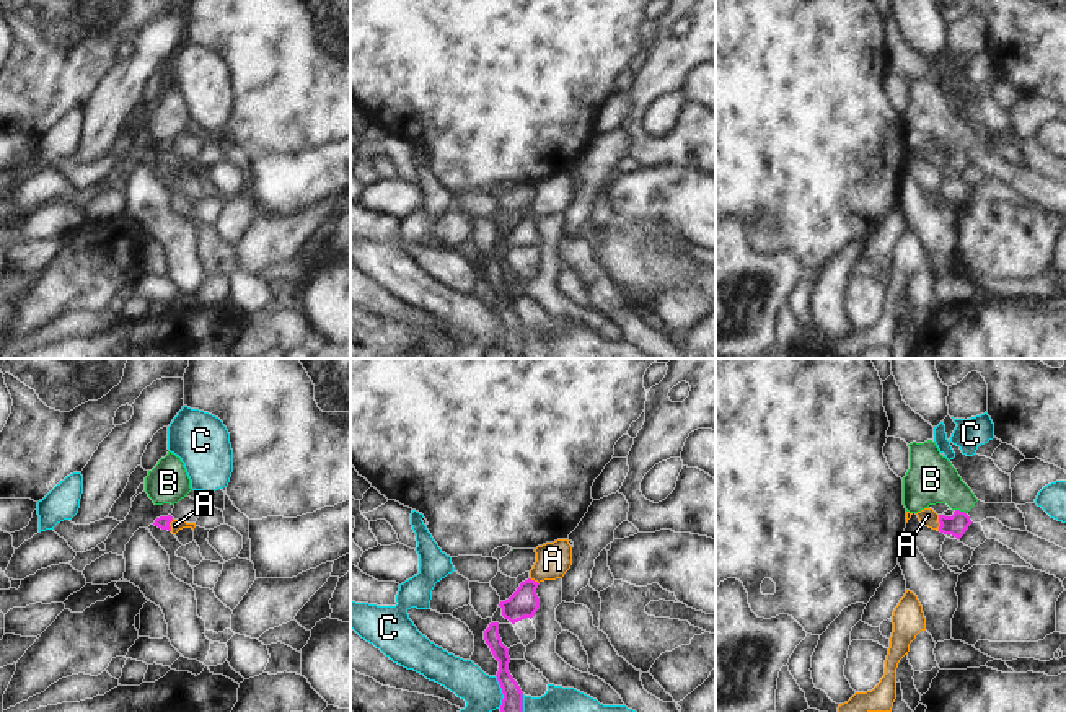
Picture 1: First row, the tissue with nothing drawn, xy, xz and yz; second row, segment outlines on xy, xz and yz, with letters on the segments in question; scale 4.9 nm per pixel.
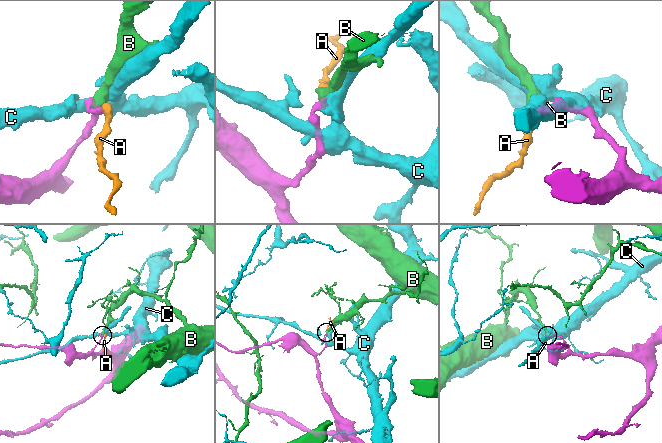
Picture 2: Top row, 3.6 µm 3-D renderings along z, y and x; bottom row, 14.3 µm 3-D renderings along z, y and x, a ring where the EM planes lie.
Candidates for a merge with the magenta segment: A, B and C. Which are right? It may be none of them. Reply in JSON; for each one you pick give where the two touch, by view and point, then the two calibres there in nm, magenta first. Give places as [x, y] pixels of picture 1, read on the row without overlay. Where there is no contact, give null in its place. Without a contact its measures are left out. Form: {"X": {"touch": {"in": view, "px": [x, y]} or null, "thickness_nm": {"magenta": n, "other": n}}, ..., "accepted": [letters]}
{"A": {"touch": {"in": "yz", "px": [939, 157]}, "thickness_nm": {"magenta": 110, "other": 80}}, "accepted": ["A"]}

